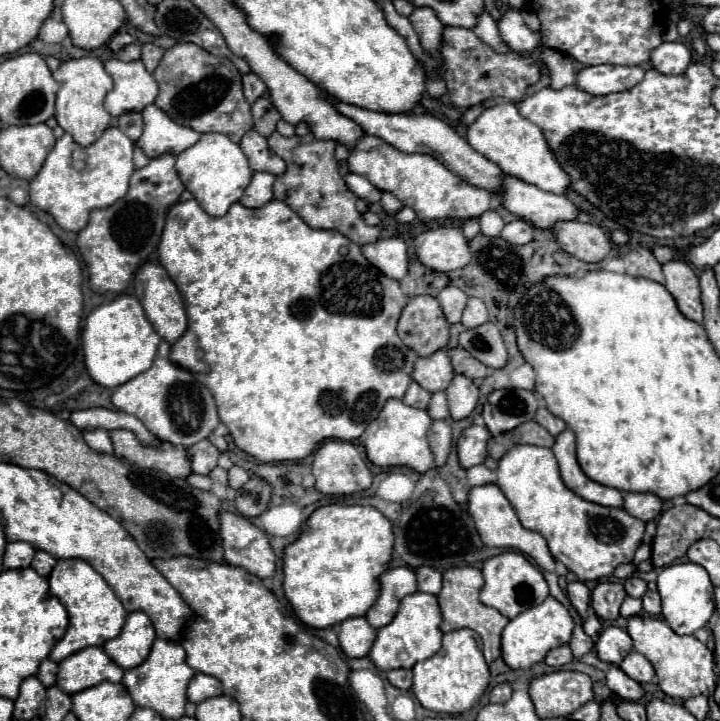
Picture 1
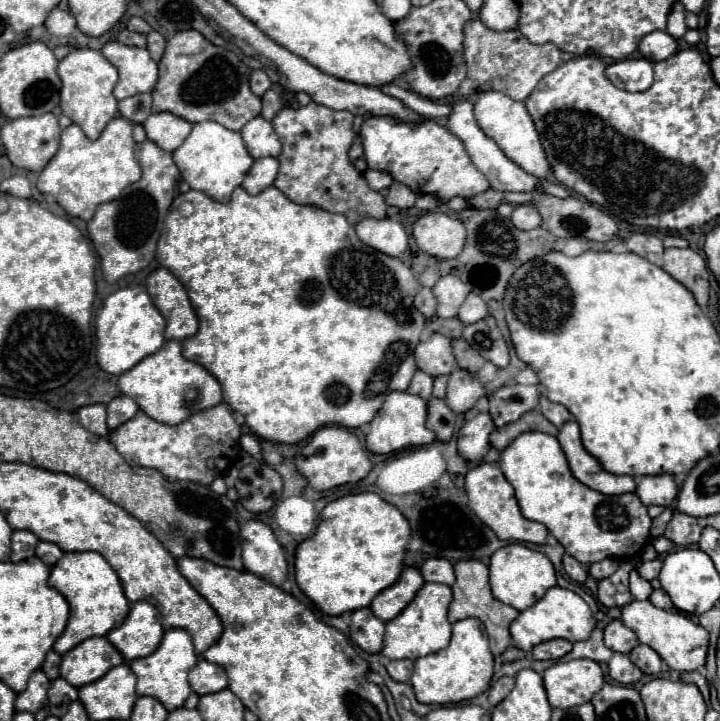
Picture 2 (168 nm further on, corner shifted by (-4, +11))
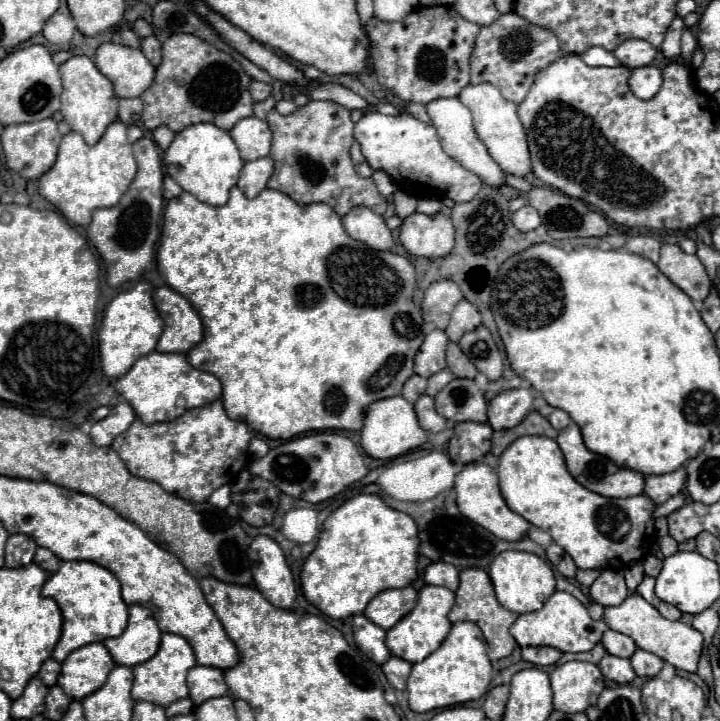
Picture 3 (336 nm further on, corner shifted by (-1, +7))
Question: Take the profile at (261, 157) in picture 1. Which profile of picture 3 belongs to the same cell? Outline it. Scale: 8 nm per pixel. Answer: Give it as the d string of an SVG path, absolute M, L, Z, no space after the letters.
M255 116L243 118L243 120L239 120L239 124L235 124L235 128L229 130L229 134L235 140L239 154L245 162L269 156L271 130L265 120L259 120Z

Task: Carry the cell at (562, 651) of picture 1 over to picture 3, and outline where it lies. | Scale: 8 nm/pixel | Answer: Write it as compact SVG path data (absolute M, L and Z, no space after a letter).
M527 646L523 648L523 660L535 664L535 666L549 666L555 664L561 658L561 652L551 646Z

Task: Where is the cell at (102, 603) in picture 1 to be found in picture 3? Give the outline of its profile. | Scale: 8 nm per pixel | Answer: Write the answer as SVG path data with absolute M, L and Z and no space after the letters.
M61 562L59 570L47 578L41 592L53 598L63 614L63 632L53 650L53 658L59 662L85 644L119 636L127 626L127 604L121 598L119 580L107 568L93 562Z

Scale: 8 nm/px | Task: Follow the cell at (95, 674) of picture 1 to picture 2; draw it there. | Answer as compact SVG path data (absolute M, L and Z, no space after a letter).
M94 636L62 656L60 676L80 688L102 678L118 664L124 664L122 654L106 640L106 636Z

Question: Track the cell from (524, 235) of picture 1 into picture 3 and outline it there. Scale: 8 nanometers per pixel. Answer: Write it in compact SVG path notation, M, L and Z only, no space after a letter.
M529 204L519 208L515 214L513 214L513 224L517 230L521 232L529 232L529 230L535 230L539 224L541 224L541 216L539 212L535 212L535 208L531 208Z

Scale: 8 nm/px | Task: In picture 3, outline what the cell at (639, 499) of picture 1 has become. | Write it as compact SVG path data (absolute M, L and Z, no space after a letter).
M677 468L675 472L661 474L661 476L645 476L645 494L657 506L661 506L671 496L675 496L675 494L679 494L683 490L685 478L687 478L685 468Z

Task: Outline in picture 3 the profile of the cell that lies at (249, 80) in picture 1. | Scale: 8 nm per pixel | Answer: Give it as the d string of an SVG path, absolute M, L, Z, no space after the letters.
M253 80L251 82L251 96L253 96L255 102L269 98L271 96L271 84L267 84L267 82L255 82Z

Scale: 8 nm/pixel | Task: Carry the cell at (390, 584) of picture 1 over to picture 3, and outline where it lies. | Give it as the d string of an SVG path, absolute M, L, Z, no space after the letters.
M405 586L399 590L385 590L377 594L365 608L365 616L381 626L383 630L389 630L395 626L411 608L417 604L417 590L413 586Z

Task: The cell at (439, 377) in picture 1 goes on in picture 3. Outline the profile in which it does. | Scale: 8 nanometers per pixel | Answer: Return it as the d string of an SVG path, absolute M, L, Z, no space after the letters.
M431 330L425 336L425 340L415 356L415 374L429 378L431 374L445 370L447 368L447 364L445 364L447 342L449 342L449 338L443 330Z

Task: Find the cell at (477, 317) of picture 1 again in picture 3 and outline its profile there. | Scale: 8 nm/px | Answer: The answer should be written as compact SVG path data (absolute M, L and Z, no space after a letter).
M461 300L451 312L451 320L449 320L449 326L445 328L445 332L451 342L459 342L459 338L465 332L471 332L471 328L477 328L479 324L481 324L481 316L479 316L477 308L471 302Z

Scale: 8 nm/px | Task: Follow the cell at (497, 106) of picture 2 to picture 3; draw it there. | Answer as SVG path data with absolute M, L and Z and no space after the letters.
M469 84L459 92L457 98L471 110L475 134L479 136L479 140L483 140L489 156L499 164L499 168L505 174L513 174L513 176L529 174L531 172L529 148L527 148L521 120L517 116L517 106L505 100L493 84Z

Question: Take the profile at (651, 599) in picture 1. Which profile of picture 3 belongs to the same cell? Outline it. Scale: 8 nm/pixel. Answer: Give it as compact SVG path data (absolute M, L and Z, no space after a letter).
M659 602L659 604L657 604L657 610L659 610L667 620L679 620L679 618L683 616L683 612L681 612L679 608L675 608L675 606L667 604L667 602Z

